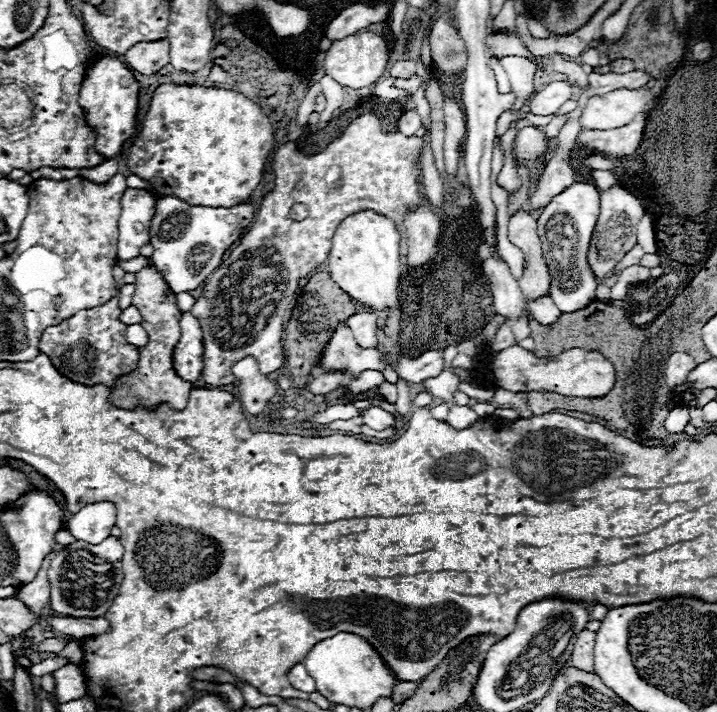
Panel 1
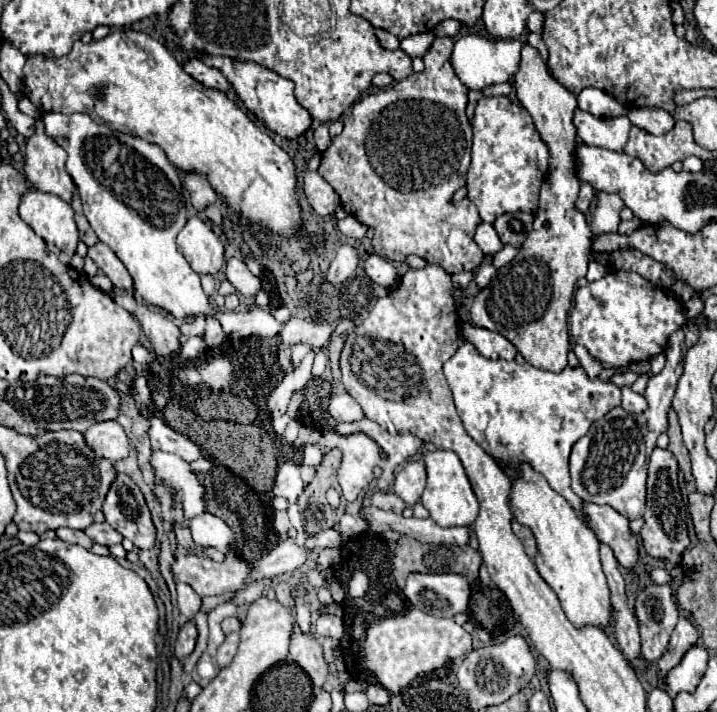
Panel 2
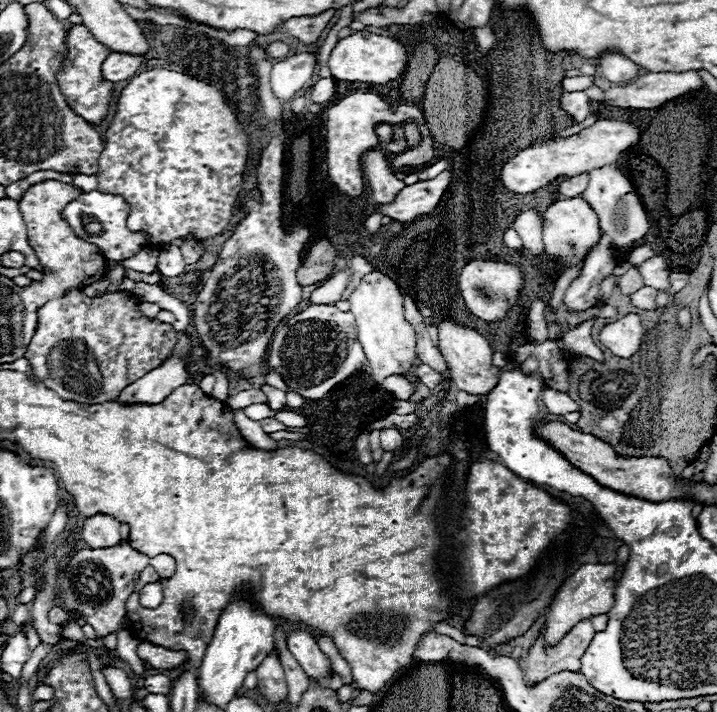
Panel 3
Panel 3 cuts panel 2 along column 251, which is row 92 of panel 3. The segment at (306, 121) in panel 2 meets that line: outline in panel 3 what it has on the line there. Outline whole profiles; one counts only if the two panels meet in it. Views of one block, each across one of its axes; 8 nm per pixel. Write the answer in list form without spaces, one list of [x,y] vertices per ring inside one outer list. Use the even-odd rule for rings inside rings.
[[[76,24],[66,32],[66,54],[62,58],[62,68],[56,74],[56,82],[70,108],[90,124],[98,124],[106,116],[112,100],[112,82],[104,80],[100,72],[100,66],[108,54],[110,50],[100,44],[86,26]]]

